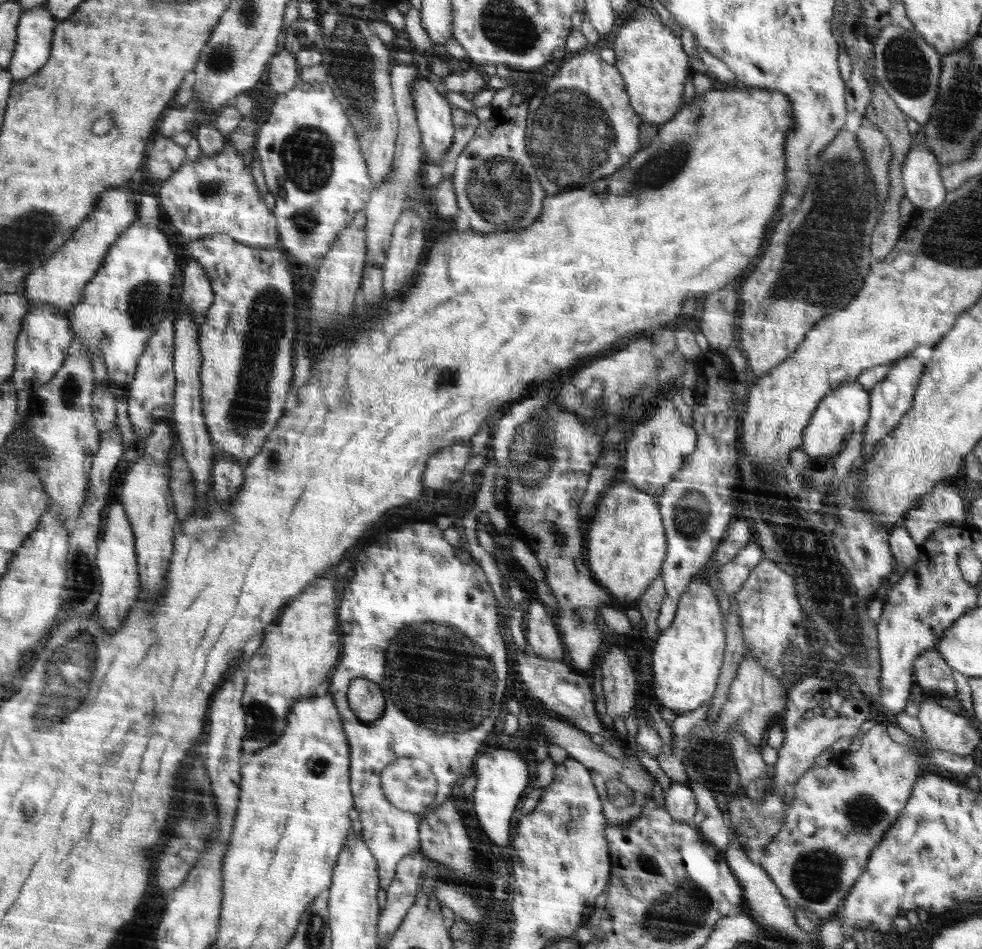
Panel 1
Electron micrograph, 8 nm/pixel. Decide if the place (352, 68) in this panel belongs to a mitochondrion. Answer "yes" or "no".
yes

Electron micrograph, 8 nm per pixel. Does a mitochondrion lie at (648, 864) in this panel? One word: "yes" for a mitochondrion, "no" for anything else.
yes

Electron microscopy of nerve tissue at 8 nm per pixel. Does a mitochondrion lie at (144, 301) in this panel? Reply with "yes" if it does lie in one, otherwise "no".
yes

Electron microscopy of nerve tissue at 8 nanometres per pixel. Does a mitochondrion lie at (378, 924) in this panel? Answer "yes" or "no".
no

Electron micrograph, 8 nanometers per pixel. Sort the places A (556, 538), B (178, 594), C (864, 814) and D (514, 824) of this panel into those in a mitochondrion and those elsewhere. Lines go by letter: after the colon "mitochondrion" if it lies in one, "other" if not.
A: mitochondrion
B: other
C: mitochondrion
D: other

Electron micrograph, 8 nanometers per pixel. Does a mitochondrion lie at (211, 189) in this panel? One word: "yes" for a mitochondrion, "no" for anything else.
yes

